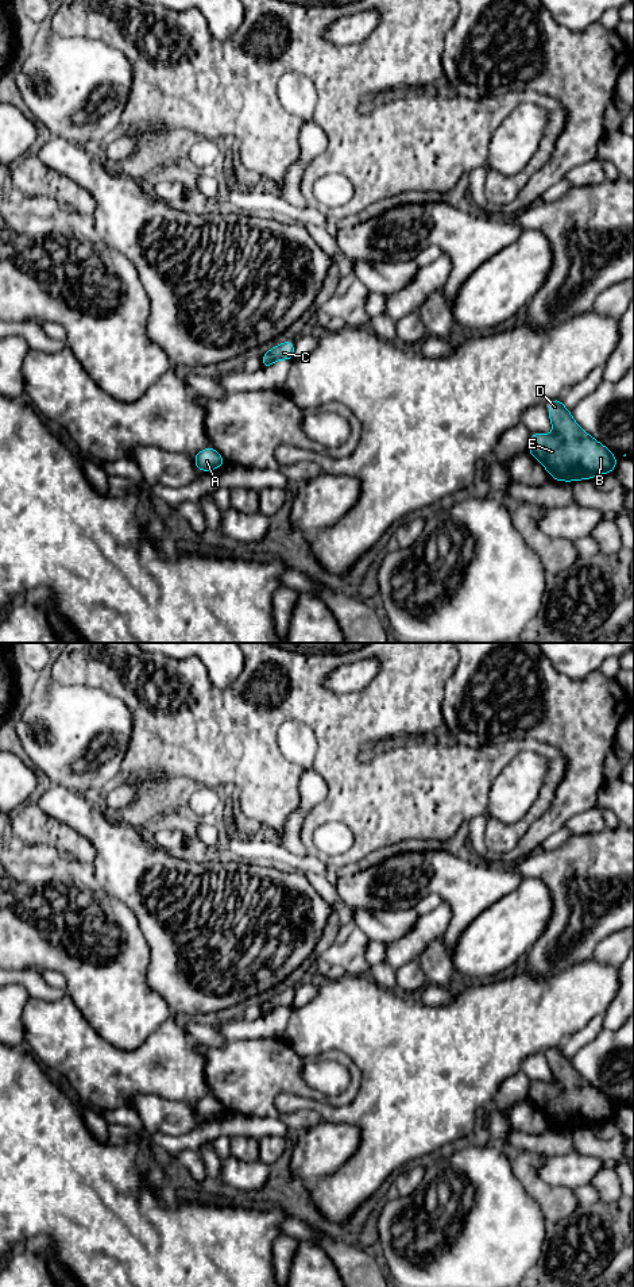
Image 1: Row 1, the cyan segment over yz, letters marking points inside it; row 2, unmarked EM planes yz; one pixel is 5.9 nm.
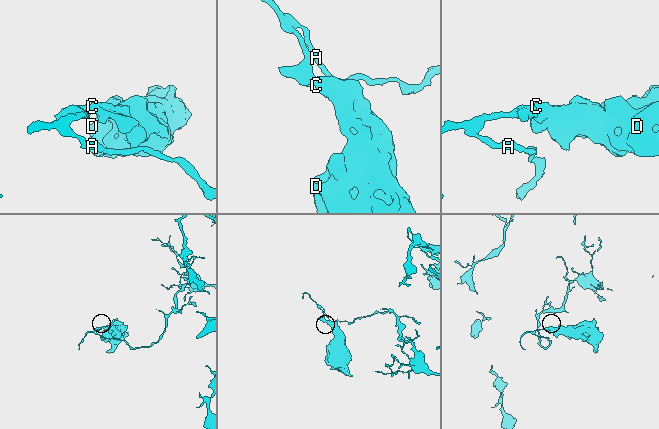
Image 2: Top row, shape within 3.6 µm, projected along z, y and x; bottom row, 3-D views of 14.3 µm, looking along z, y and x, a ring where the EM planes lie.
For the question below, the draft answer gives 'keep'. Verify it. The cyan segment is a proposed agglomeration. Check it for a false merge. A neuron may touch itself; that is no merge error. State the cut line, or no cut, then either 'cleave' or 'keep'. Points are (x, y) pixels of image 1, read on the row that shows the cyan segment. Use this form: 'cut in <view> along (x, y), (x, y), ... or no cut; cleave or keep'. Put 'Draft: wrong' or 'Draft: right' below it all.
cut in yz along (271, 362), (262, 366); cleave
Draft: wrong

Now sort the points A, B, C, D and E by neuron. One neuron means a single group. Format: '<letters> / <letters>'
A / B C D E

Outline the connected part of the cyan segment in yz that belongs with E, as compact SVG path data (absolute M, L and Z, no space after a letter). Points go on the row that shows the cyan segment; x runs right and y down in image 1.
M561 398L552 400L548 404L548 409L554 434L531 434L527 450L550 473L552 479L573 482L576 479L591 479L599 474L614 473L618 459L607 447L577 425L571 411L564 408Z

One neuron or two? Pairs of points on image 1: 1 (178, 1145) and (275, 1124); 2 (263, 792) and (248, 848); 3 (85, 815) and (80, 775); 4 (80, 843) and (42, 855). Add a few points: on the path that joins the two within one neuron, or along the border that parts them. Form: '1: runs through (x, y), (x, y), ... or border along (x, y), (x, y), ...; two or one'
1: runs through (203, 1135), (217, 1126), (251, 1126); one
2: border along (258, 831), (263, 835); two
3: border along (55, 783), (82, 794); two
4: border along (26, 844), (49, 844), (61, 854); two

